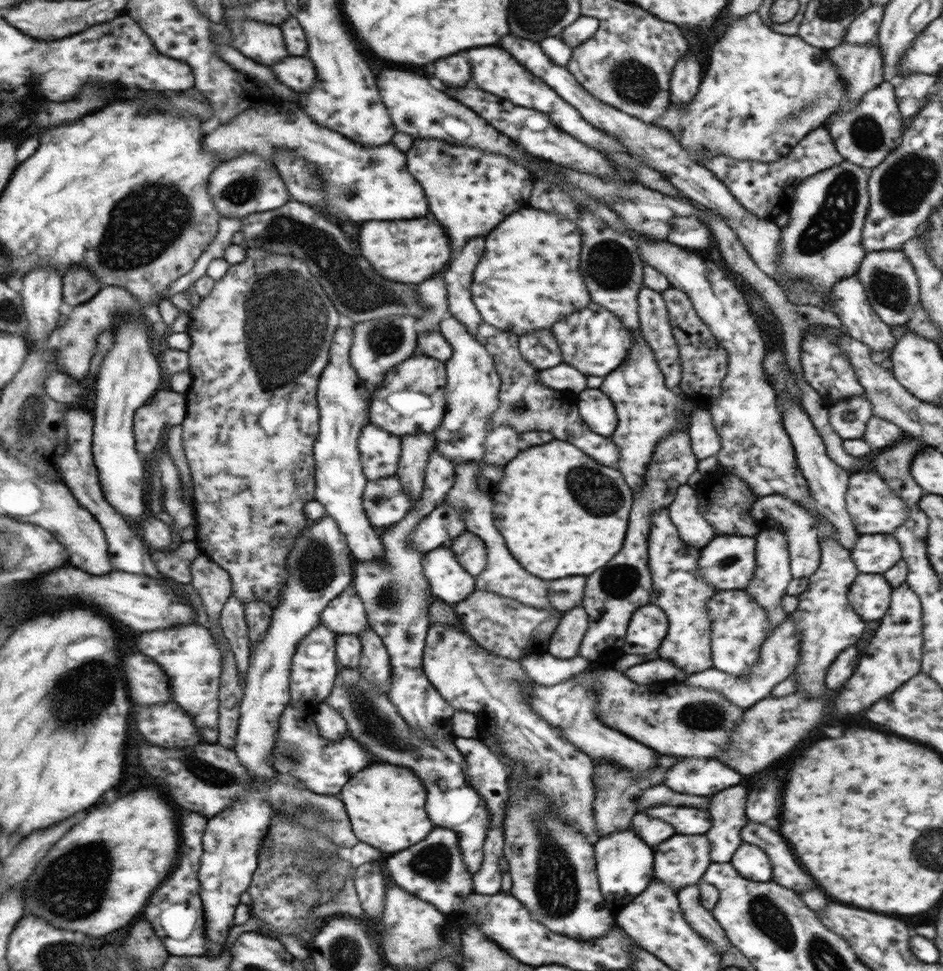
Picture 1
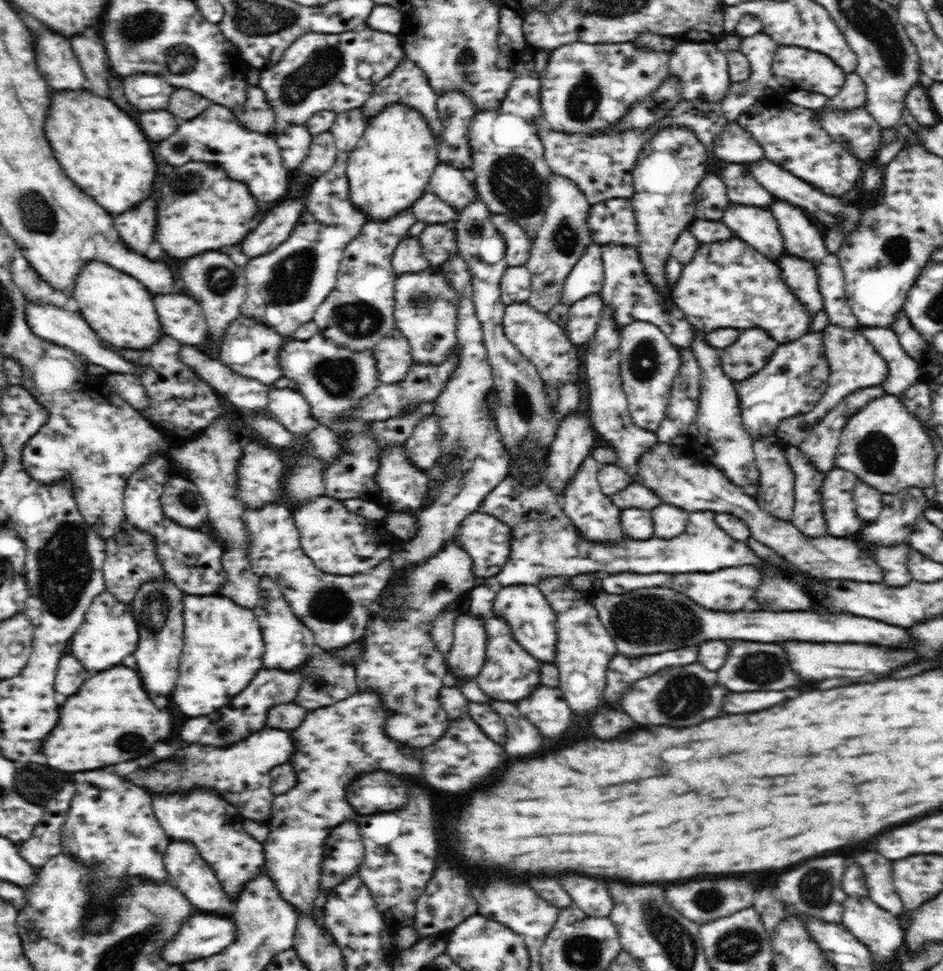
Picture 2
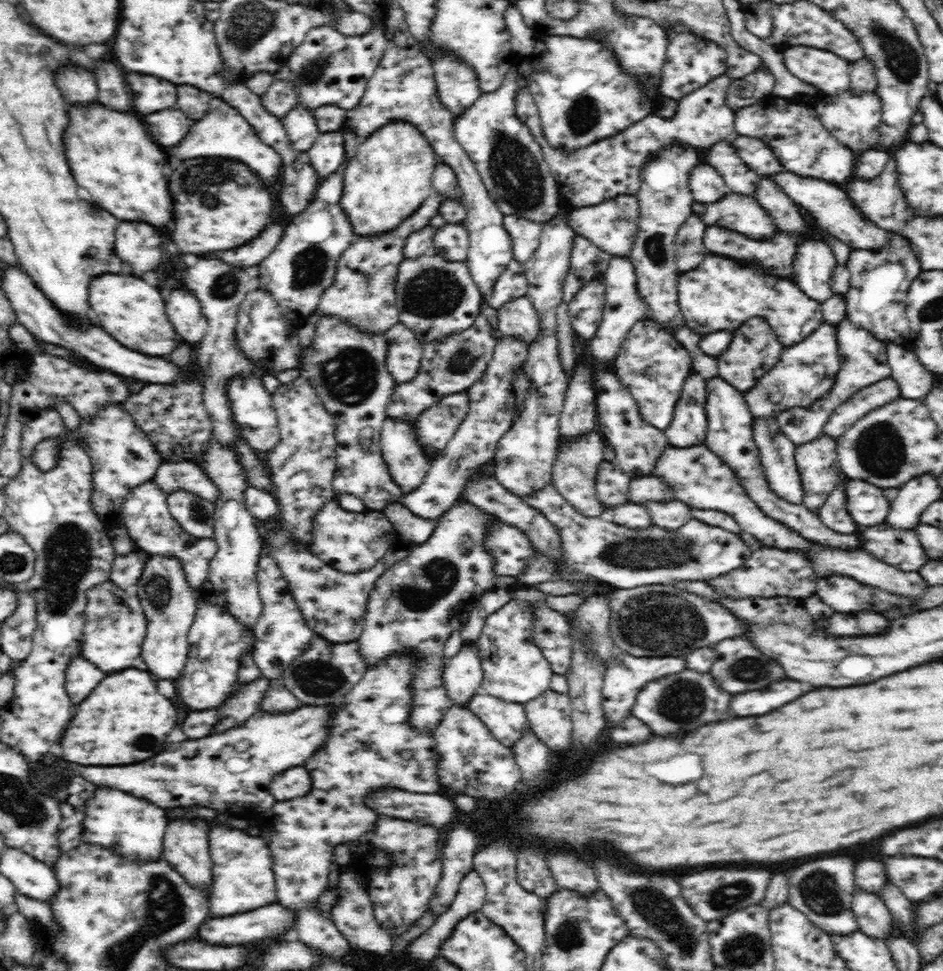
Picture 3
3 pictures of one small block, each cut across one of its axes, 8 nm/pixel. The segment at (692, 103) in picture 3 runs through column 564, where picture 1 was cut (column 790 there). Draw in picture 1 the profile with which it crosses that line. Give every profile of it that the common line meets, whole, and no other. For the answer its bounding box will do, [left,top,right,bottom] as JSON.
[697,126,844,220]

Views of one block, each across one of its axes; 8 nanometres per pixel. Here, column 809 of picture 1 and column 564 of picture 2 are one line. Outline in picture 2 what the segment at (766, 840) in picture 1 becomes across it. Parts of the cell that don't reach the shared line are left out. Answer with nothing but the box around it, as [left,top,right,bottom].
[560,874,612,917]

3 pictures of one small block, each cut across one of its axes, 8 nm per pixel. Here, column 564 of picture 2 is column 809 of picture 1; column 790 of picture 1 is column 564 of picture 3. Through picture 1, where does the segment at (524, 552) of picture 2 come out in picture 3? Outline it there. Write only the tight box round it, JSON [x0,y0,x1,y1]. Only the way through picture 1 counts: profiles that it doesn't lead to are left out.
[515,483,754,589]

